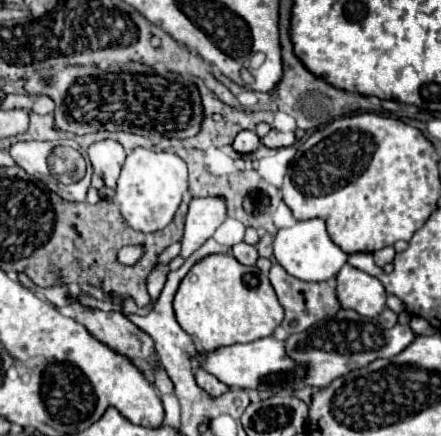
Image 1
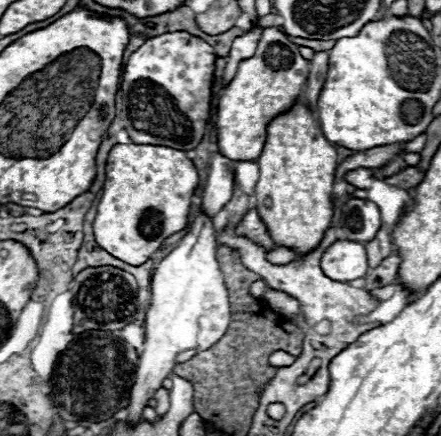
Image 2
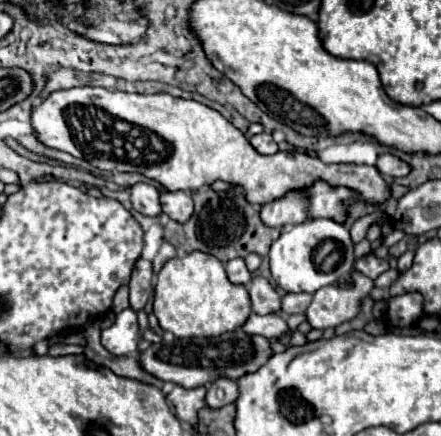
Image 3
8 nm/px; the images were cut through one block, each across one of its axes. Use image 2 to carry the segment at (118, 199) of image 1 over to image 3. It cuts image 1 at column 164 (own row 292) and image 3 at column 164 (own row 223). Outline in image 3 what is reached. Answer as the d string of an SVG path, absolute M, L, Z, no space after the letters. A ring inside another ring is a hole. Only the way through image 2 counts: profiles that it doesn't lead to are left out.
M164 192L160 196L160 204L164 214L168 214L178 224L184 224L194 214L194 202L190 192Z

